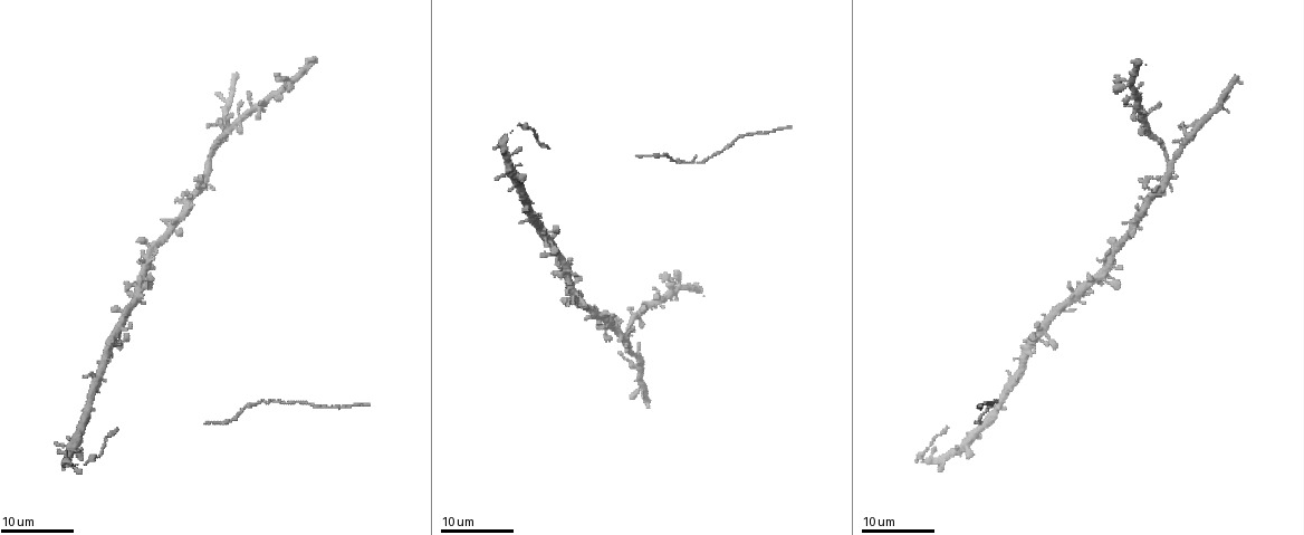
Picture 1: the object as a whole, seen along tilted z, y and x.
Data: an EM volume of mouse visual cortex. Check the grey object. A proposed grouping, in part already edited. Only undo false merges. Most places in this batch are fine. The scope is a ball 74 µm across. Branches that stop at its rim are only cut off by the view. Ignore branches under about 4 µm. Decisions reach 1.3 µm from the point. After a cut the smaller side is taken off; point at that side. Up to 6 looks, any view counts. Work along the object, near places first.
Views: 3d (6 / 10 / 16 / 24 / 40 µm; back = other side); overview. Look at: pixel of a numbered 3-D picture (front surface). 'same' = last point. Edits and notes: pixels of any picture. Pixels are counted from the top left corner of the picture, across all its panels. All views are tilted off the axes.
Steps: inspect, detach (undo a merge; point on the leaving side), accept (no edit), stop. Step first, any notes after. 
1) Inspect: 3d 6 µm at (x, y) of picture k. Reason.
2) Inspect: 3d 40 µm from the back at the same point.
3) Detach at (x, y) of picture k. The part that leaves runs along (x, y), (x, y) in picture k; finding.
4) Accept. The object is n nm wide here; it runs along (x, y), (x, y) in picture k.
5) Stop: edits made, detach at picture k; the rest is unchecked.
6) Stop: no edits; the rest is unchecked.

Inspect: 3d 24 µm at (209, 159) of picture 1. Two arms in line, one across.

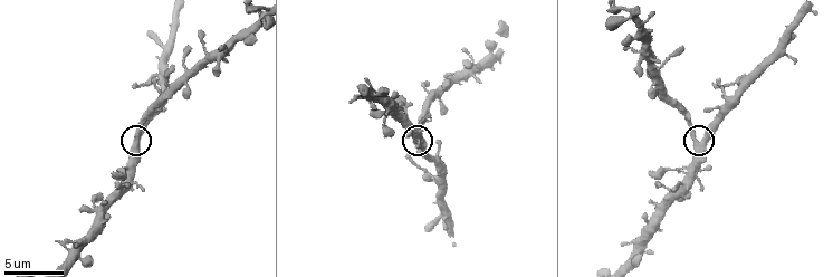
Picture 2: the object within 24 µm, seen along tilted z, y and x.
Inspect: 3d 6 µm at (696, 142) of picture 2. Closer look.

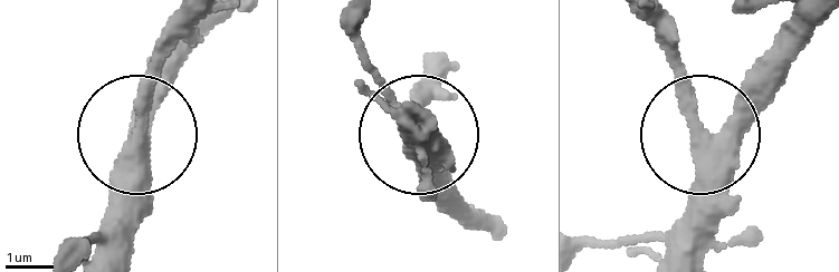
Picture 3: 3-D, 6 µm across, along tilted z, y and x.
Inspect: 3d 6 µm from the back at (141, 133) of picture 3.

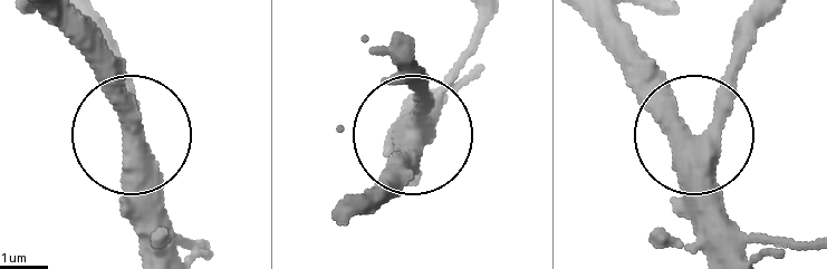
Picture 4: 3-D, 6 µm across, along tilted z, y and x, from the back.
Accept. The side arm is 17 µm long; it runs along (179, 249), (154, 153), (82, 60) in picture 4; continuous, no second cell.

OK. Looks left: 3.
Inspect: 3d 16 µm at (679, 286) of picture 1. Four or more arms meet.

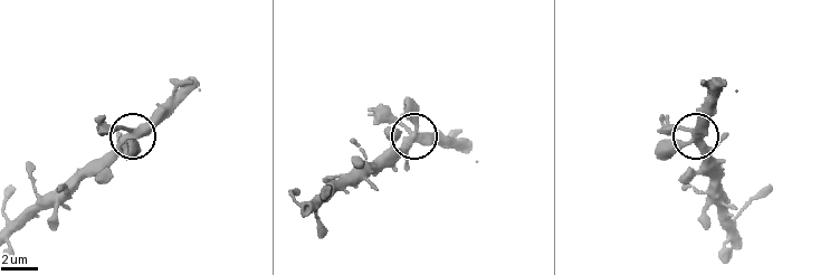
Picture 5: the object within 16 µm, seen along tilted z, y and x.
Inspect: 3d 10 µm at (693, 133) of picture 5. Zoom in.

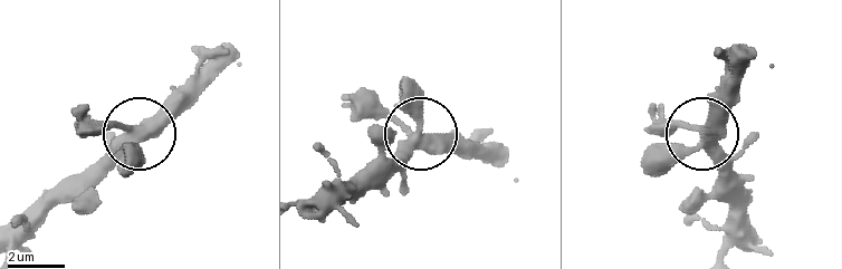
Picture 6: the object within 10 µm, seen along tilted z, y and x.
Accept. The object is 410 nm wide here; continuous, no second cell.

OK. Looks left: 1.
Stop: no edits; the rest is unchecked.

